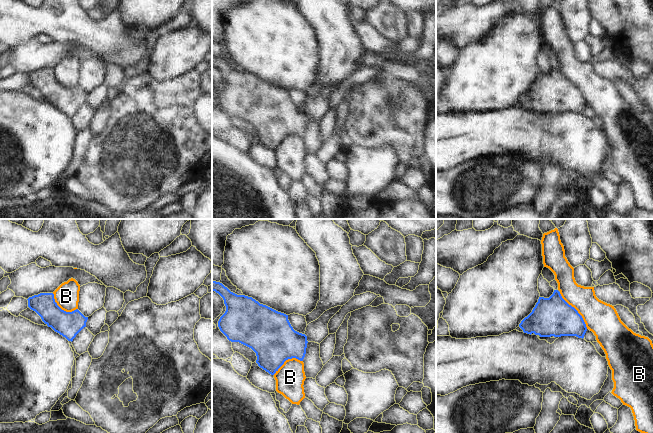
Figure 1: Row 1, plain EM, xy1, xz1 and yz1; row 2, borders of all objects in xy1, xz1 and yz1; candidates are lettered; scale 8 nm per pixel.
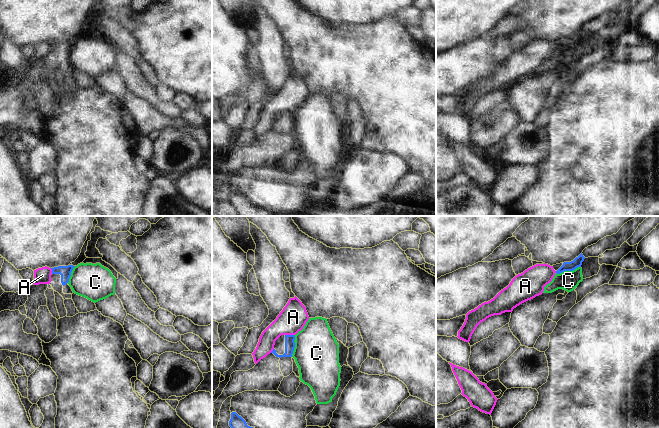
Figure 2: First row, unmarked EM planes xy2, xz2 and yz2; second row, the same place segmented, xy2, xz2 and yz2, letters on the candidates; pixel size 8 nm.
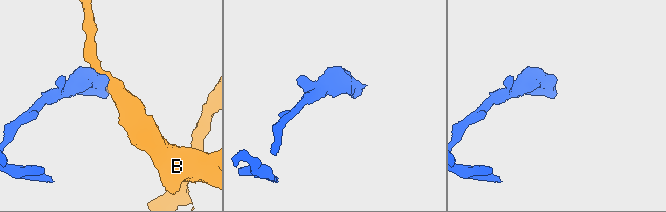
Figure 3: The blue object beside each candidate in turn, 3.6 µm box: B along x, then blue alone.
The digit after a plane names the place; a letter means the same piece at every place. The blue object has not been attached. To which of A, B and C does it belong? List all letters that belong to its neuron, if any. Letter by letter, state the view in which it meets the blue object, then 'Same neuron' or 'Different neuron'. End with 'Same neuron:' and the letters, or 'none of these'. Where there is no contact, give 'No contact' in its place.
A: Touches blue in xz2. Different neuron
B: Touches blue in yz1. Different neuron
C: Touches blue in yz2. Different neuron
Same neuron: none of these.

